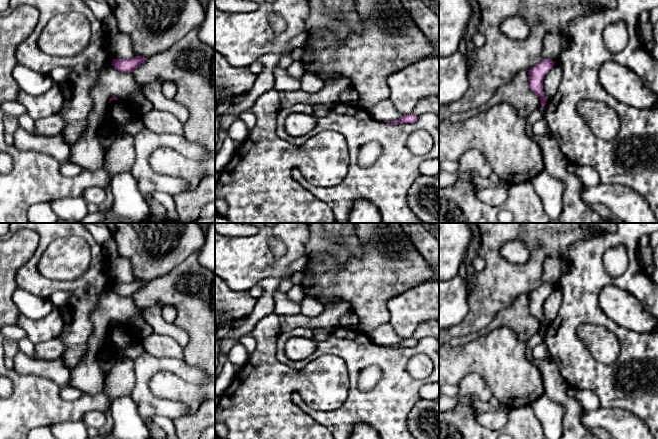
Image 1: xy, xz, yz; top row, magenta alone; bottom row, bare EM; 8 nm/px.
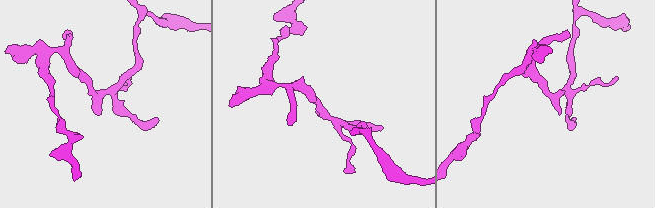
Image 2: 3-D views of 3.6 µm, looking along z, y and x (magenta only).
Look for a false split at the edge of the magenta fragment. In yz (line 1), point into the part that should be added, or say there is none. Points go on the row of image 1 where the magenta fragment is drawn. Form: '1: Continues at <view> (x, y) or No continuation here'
1: No continuation here

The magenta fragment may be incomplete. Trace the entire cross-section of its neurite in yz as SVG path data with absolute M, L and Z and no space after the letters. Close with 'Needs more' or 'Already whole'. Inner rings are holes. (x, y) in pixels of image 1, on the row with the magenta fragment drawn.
M542 59L540 63L532 67L528 71L529 84L532 92L538 95L541 101L541 109L544 110L544 107L547 102L547 98L543 92L543 79L548 71L553 68L555 62L550 59Z. Already whole

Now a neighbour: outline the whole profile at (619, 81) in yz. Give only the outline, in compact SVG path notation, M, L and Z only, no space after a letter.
M614 61L604 63L599 71L603 88L616 100L644 109L658 108L658 97L630 69Z

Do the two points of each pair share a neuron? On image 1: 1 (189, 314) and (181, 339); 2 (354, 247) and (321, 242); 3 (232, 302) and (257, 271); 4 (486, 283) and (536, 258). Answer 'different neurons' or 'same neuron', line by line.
1: different neurons
2: same neuron
3: different neurons
4: same neuron

